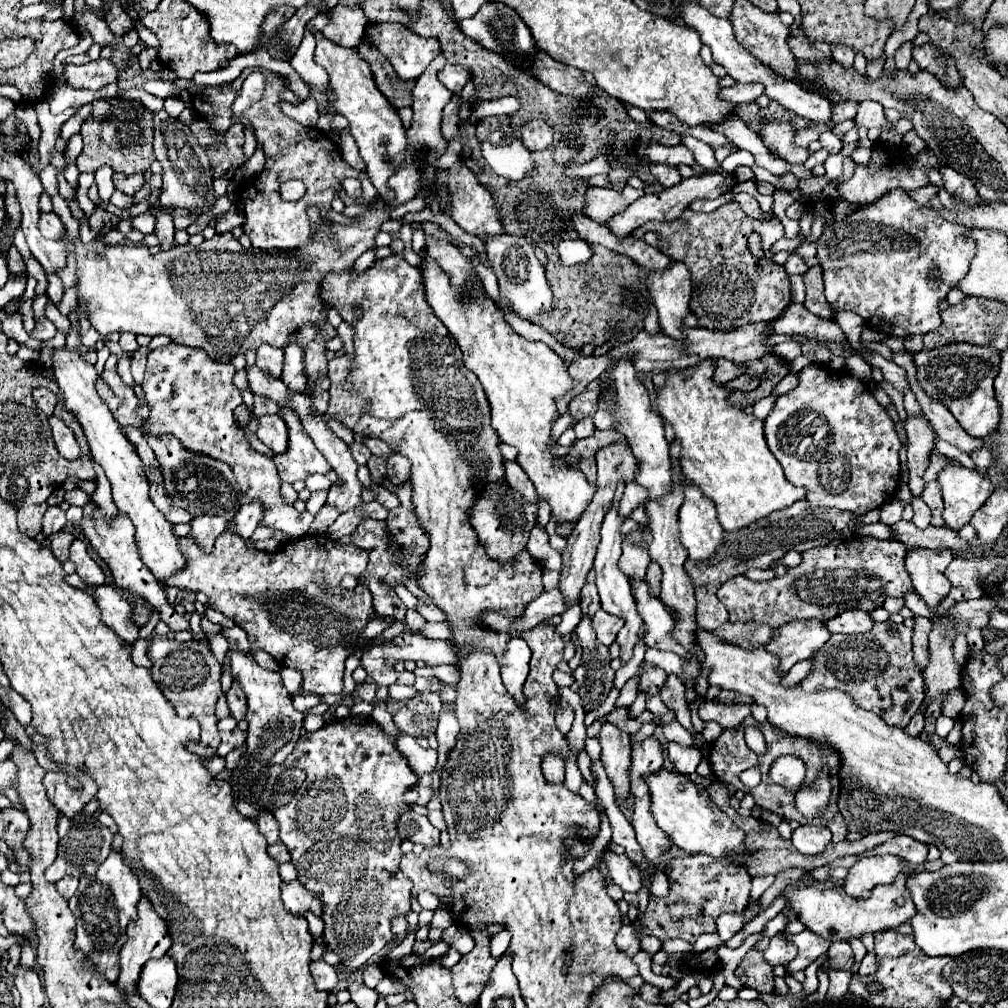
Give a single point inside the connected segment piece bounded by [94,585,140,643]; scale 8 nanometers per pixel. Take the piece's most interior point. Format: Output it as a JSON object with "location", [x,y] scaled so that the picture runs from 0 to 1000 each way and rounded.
{"location":[118,610]}

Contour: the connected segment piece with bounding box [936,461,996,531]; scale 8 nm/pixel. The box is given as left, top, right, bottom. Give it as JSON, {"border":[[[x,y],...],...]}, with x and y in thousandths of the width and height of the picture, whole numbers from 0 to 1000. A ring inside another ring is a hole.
{"border":[[[940,457],[929,477],[937,493],[938,523],[946,527],[954,525],[964,515],[966,507],[972,505],[988,485],[978,471],[968,465],[958,465],[950,457]]]}

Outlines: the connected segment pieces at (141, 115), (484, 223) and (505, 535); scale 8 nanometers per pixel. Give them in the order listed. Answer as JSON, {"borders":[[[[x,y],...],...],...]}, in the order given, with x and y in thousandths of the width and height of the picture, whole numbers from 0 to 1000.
{"borders":[[[[113,108],[113,114],[117,116],[115,120],[95,120],[87,118],[81,124],[81,136],[83,136],[83,150],[79,152],[75,164],[79,172],[91,172],[99,164],[109,164],[115,172],[143,172],[149,168],[153,156],[151,148],[151,110],[137,110],[135,108],[135,118],[125,120],[127,112],[123,108]]],[[[450,162],[444,170],[442,186],[448,193],[448,217],[466,233],[498,231],[488,193],[474,182],[460,162]]],[[[500,479],[482,481],[482,485],[478,485],[478,489],[472,497],[472,503],[470,503],[466,515],[468,515],[468,521],[470,521],[478,541],[484,547],[484,553],[488,553],[496,559],[502,559],[512,549],[522,545],[526,525],[532,519],[532,505],[534,505],[532,501],[520,499],[518,491],[512,485],[508,485],[506,481],[500,481]]]]}

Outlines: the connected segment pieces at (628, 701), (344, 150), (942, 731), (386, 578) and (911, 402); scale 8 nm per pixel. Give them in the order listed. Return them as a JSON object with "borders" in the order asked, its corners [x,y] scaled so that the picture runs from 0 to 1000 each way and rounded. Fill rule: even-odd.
{"borders":[[[[637,658],[637,662],[633,664],[633,668],[617,682],[617,686],[615,686],[615,691],[613,691],[613,695],[611,695],[611,701],[623,701],[623,699],[627,699],[629,695],[631,695],[631,689],[633,689],[633,678],[635,678],[635,670],[637,670],[637,666],[641,666],[641,664],[647,664],[649,660],[645,660],[645,658]]],[[[341,132],[341,134],[337,136],[335,146],[337,146],[339,158],[341,158],[347,166],[351,166],[351,168],[355,168],[355,170],[361,170],[361,168],[363,168],[363,166],[361,166],[361,160],[355,156],[355,148],[353,148],[353,144],[351,144],[351,138],[349,138],[345,132]]],[[[937,709],[933,710],[929,714],[928,718],[929,728],[938,733],[940,730],[940,727],[944,724],[946,717],[946,713],[938,711]]],[[[365,515],[365,517],[361,517],[361,519],[353,525],[353,529],[351,529],[351,541],[357,543],[357,545],[361,545],[361,547],[365,549],[367,557],[365,557],[365,563],[363,563],[363,568],[361,568],[360,572],[357,572],[355,577],[352,577],[352,572],[344,570],[339,574],[338,581],[343,585],[350,585],[356,578],[365,580],[365,584],[367,584],[369,590],[371,590],[371,606],[373,606],[375,610],[387,610],[387,612],[391,612],[391,614],[401,614],[403,604],[401,604],[401,598],[395,594],[395,590],[391,588],[391,580],[393,580],[393,578],[401,578],[401,572],[403,572],[409,564],[411,564],[413,568],[417,568],[417,566],[419,566],[419,557],[421,557],[421,553],[407,553],[407,549],[395,545],[393,539],[391,539],[391,541],[383,541],[381,531],[383,531],[383,527],[381,527],[381,517]]],[[[904,387],[897,389],[897,403],[901,412],[909,412],[919,416],[916,408],[909,398],[907,390]]]]}

